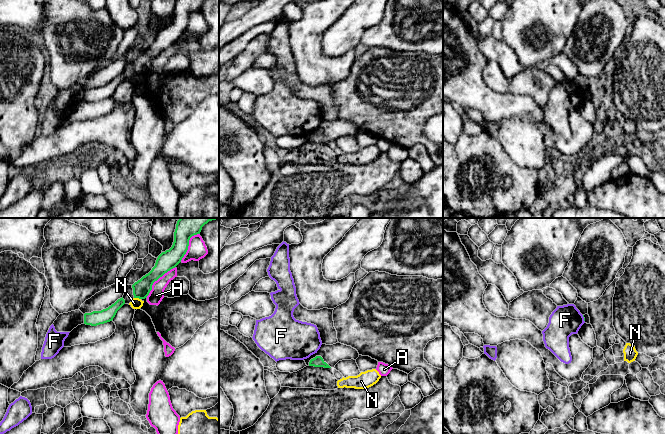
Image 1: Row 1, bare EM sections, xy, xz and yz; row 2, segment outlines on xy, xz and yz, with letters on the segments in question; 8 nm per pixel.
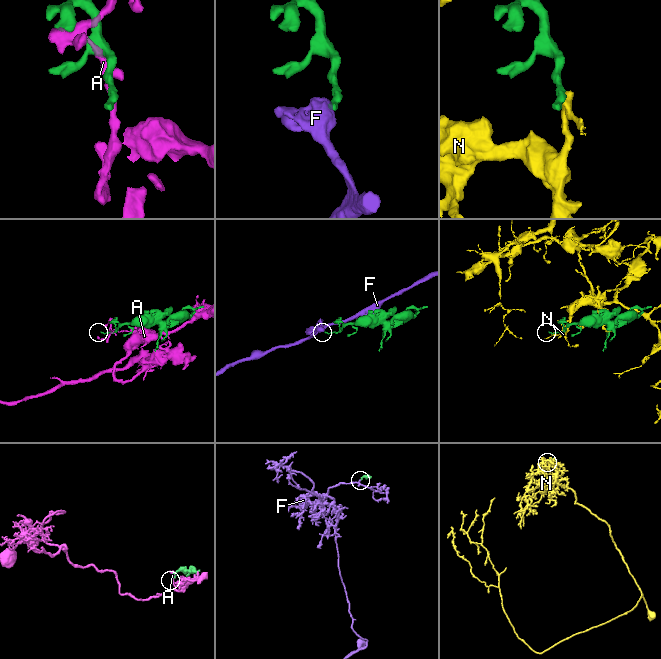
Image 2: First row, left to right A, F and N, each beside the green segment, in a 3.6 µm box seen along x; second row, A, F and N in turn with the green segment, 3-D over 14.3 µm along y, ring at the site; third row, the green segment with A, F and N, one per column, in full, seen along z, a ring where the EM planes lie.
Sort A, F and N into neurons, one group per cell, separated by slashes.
A / F / N

